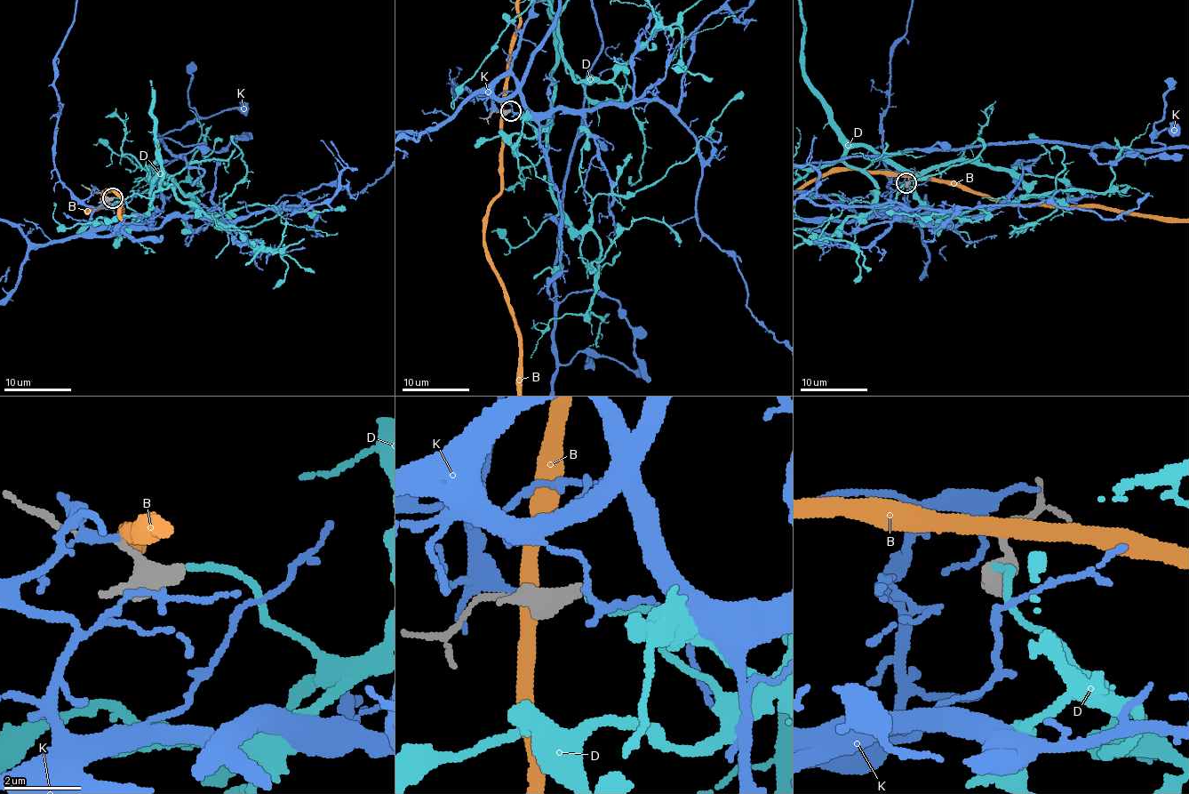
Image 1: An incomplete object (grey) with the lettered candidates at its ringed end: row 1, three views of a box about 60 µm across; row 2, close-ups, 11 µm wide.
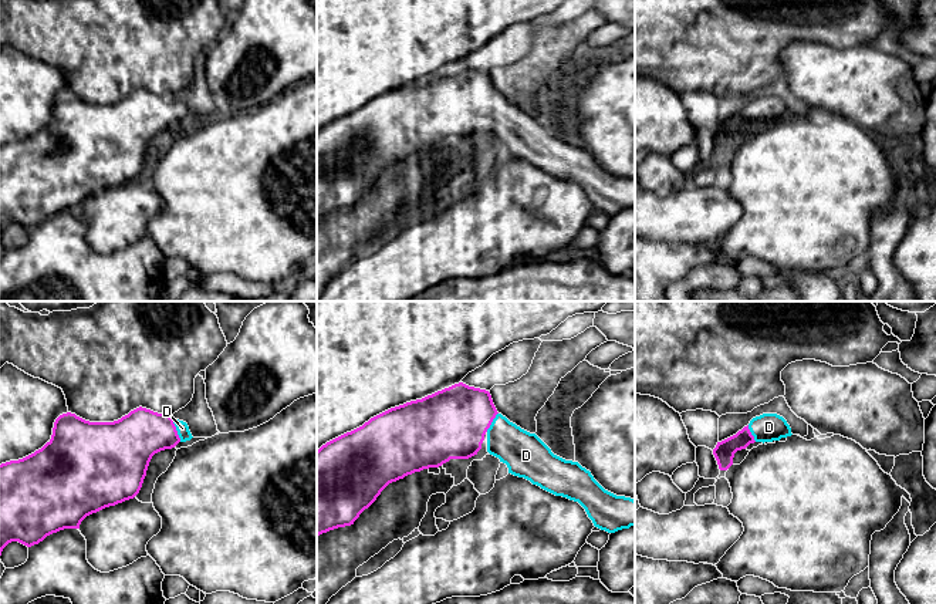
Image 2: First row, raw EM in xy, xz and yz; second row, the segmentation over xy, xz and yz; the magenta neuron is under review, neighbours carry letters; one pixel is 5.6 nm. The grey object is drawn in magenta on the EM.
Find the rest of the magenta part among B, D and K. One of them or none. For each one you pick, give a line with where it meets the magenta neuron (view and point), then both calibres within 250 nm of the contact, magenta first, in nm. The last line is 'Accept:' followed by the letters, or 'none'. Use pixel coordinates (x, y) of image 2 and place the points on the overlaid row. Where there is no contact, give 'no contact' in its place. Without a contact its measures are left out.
D: meets magenta in xy at (176, 431); 280 nm thick on the magenta side, 70 nm on the other
Accept: D

